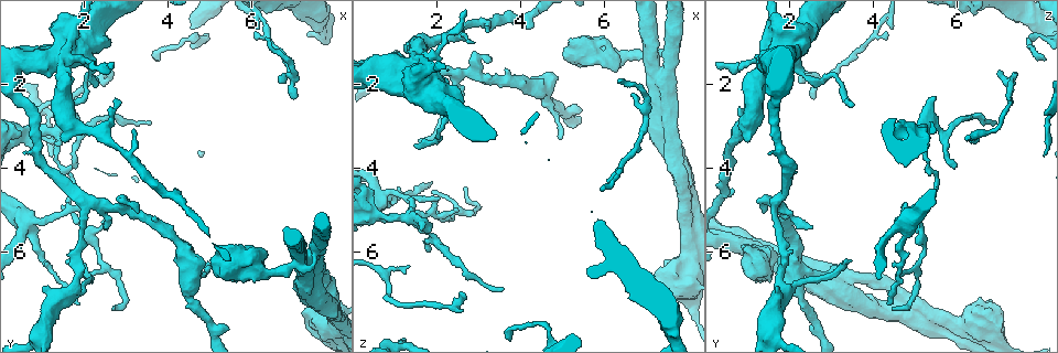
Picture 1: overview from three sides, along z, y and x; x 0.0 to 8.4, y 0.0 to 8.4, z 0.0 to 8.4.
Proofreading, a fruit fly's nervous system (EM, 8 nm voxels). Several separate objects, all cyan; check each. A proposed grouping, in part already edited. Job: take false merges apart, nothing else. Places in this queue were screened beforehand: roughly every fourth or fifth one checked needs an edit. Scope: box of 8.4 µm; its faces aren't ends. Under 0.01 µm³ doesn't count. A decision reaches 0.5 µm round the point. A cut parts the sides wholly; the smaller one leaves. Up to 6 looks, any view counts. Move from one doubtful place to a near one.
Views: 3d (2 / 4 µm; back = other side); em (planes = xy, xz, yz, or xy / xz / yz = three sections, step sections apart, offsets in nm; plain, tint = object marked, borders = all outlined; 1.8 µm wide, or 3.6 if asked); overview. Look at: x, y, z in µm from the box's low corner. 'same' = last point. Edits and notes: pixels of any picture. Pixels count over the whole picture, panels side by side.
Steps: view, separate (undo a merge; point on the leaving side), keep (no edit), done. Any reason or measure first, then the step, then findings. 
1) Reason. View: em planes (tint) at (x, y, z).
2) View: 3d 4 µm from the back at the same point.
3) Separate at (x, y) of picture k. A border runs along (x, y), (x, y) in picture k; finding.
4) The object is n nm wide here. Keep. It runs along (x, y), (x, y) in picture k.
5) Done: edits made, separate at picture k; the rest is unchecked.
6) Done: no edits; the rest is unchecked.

View: em planes (tint) at (1.35, 3.10, 5.15).

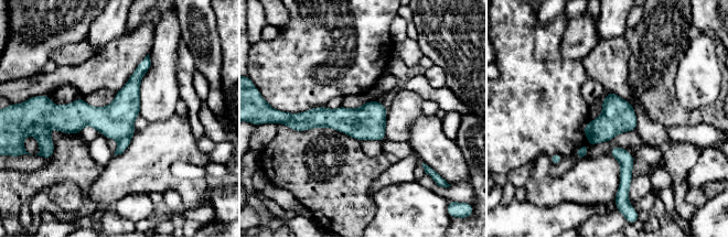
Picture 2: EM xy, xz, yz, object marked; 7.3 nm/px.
The object is 240 nm wide here. Separate at (116, 120) of picture 2. A second cell is stuck on.

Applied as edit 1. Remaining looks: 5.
View: overview.

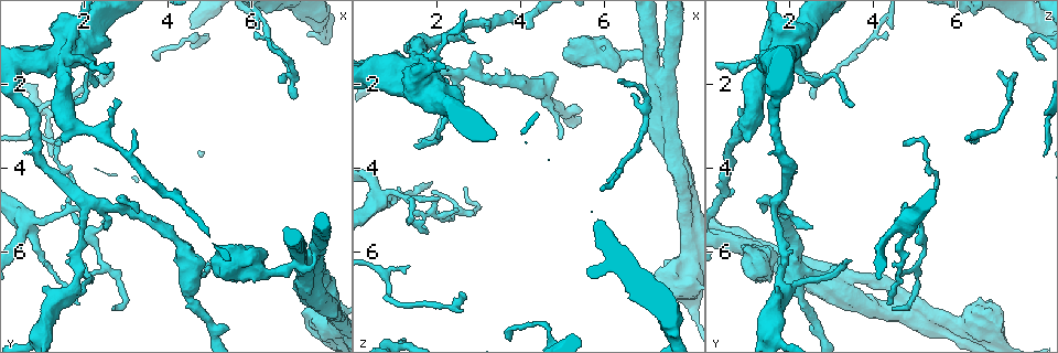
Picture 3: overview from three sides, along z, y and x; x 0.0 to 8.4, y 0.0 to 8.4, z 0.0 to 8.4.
Four arms meet. View: 3d 2 µm at (2.10, 4.80, 1.70).

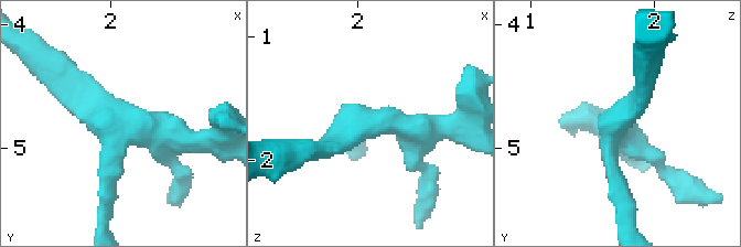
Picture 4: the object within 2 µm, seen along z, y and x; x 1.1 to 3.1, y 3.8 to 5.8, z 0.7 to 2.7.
4 arms meet here. View: em yz step 4 (tint) at (2.04, 4.78, 1.70).

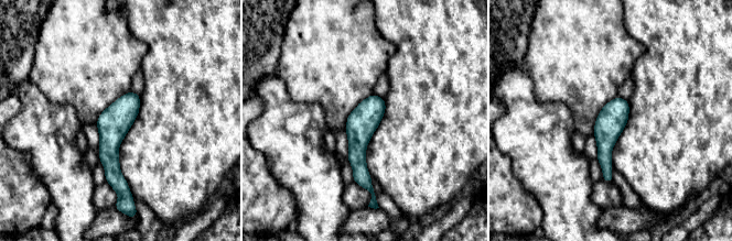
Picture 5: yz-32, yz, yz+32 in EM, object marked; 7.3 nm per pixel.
Cut it another way. View: em xz step 8 (tint) at the same point.

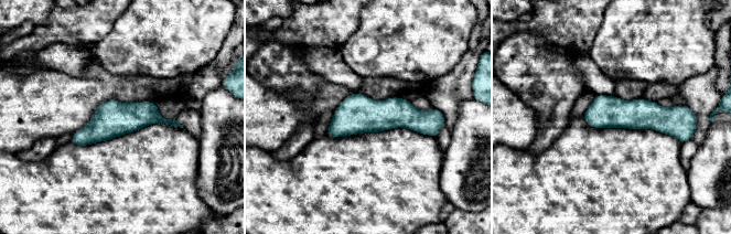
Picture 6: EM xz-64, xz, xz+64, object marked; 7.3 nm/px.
The object is 240 nm wide here. Keep. It runs along (434, 121), (351, 117), (330, 130) in picture 6; continuous, no second cell.

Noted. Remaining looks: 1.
Thin arm on a thick one. View: em 3.6 µm planes (tint) at (1.55, 0.75, 1.65).

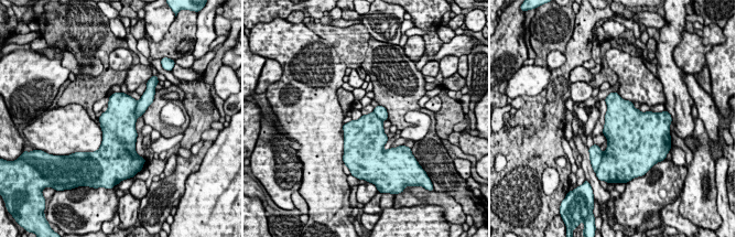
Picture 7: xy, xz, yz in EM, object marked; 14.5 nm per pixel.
Separate at (147, 98) of picture 7. A border runs along (138, 101), (134, 108), (136, 119) in picture 7; two cells meet here.

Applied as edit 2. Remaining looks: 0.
Done: edits made, separate at picture 2, separate at picture 7; the rest is unchecked.

